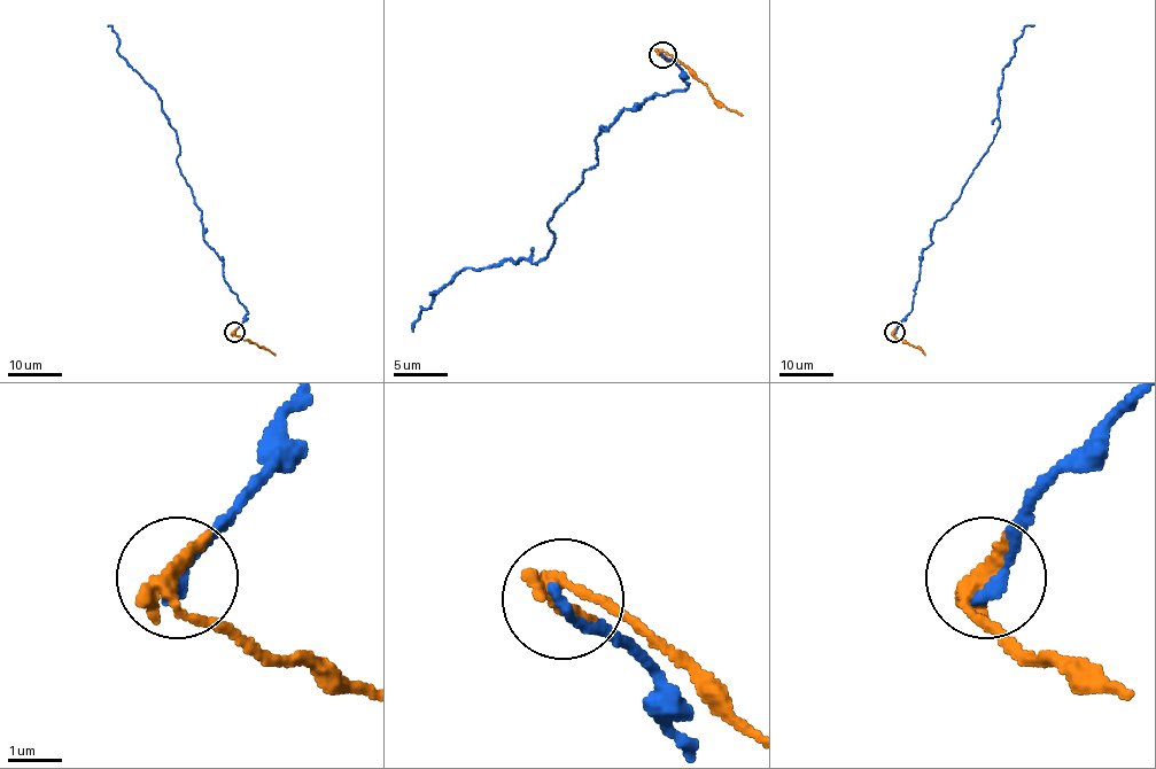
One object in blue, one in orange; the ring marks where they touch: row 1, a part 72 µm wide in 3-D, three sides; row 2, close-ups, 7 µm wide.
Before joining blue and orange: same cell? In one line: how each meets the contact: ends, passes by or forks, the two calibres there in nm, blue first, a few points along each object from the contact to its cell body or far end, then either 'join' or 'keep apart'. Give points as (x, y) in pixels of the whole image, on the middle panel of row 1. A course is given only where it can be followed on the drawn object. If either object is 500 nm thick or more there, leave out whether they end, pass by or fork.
blue ends there; orange ends there; 220 nm thick on the blue side, 400 nm on the other; blue runs (662, 54), (687, 88), (603, 126), (597, 162), (555, 210), (545, 256), (465, 268), (433, 292), (411, 332); orange runs (662, 54), (681, 62), (716, 100), (743, 116); keep apart

